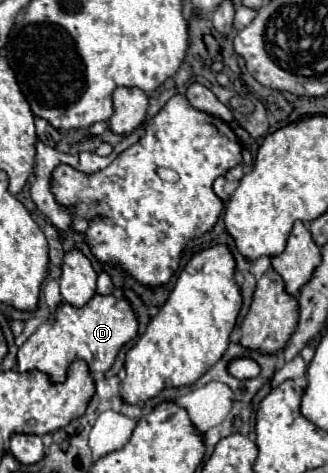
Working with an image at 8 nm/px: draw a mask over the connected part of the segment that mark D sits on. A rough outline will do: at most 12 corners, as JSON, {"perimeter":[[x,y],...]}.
{"perimeter":[[61,304],[19,348],[17,370],[63,382],[75,360],[107,372],[137,336],[131,304]]}

